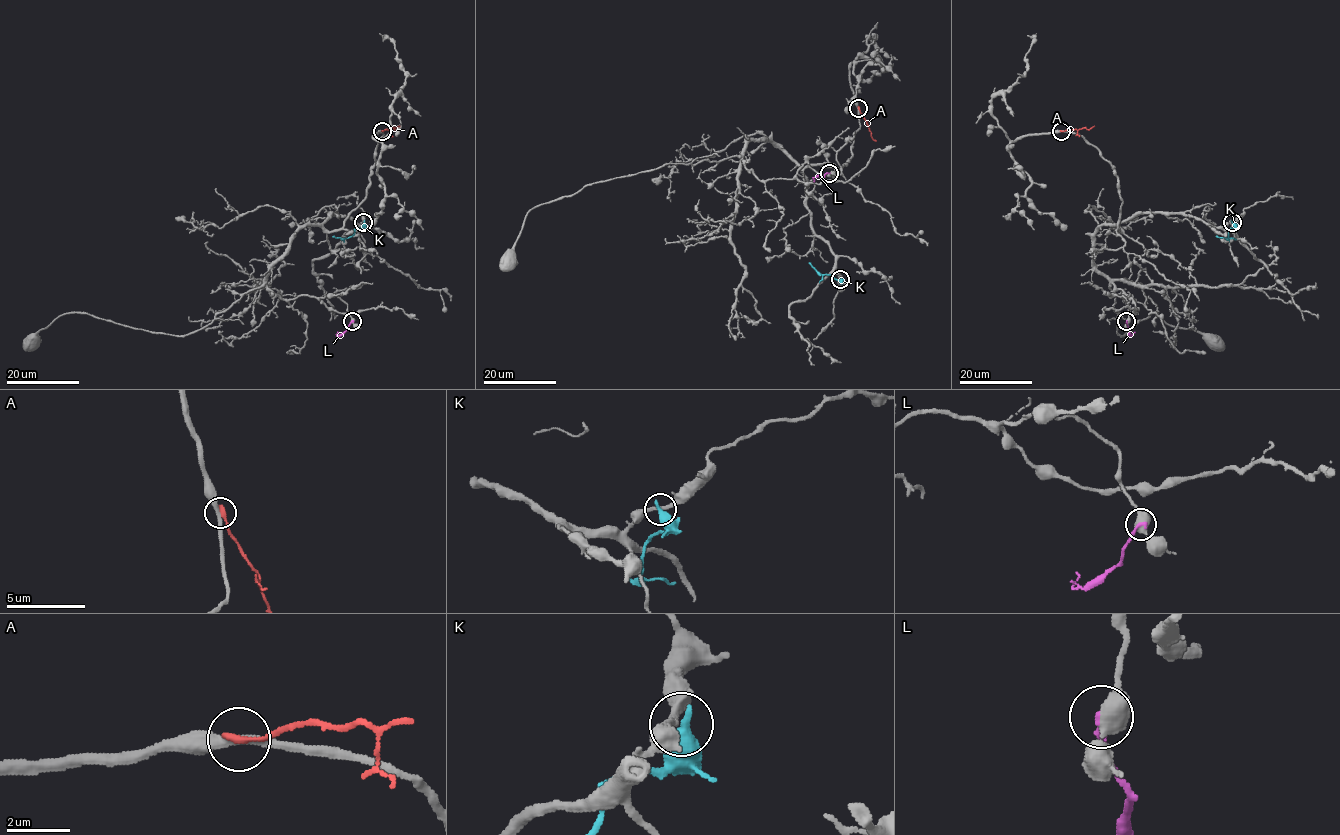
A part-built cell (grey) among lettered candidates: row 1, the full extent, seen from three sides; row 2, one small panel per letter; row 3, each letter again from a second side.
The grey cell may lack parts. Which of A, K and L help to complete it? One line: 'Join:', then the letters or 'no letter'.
Join: no letter

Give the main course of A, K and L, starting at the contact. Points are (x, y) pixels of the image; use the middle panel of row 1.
A: (858, 108), (871, 136), (876, 140)
K: (840, 279), (820, 273), (809, 263)
L: (829, 173), (813, 178), (813, 181)

